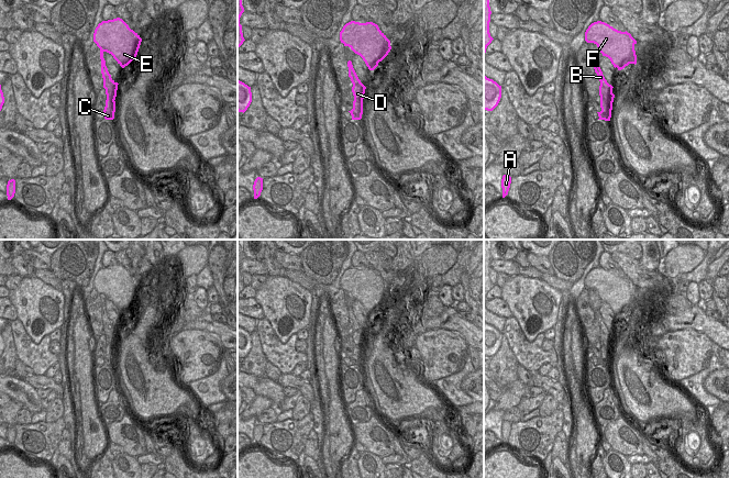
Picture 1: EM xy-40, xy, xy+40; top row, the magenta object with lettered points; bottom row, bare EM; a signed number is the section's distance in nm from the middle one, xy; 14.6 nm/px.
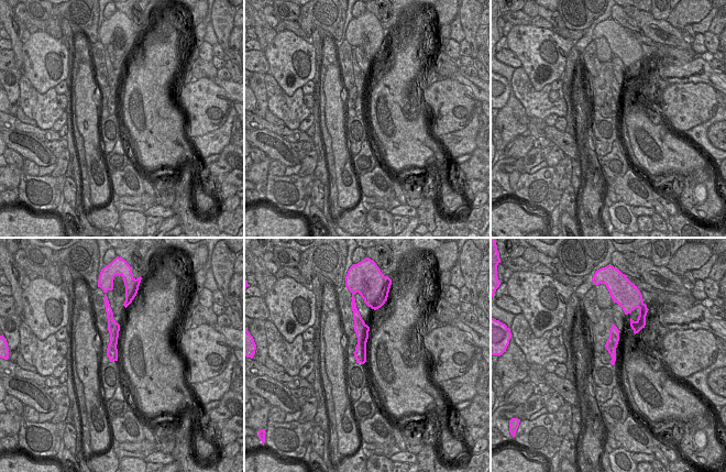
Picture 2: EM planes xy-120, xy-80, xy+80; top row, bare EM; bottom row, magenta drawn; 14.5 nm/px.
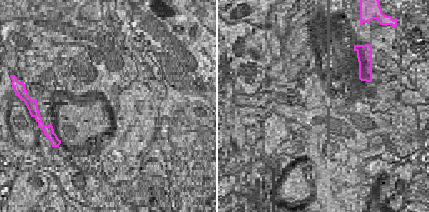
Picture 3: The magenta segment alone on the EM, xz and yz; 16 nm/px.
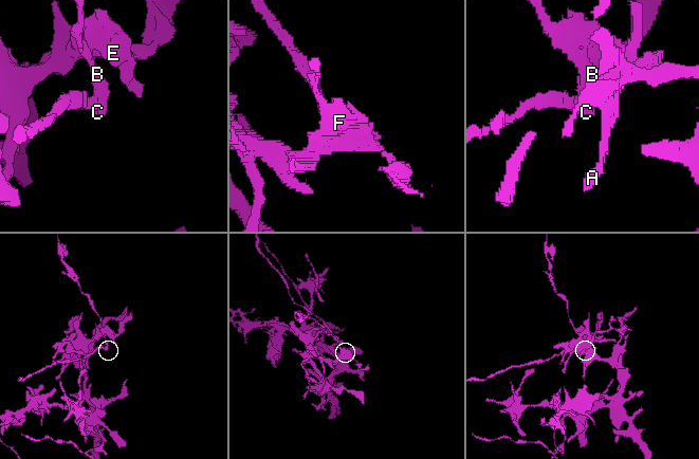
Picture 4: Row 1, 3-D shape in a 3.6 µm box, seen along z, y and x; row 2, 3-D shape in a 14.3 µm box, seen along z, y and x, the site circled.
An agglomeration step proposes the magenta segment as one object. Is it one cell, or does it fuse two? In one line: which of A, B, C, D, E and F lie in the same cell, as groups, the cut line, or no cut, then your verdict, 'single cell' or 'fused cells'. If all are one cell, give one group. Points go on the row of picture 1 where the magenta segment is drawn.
groups A B D E F / C; cut xy+40 (605, 99), (605, 117), (603, 119); fused cells

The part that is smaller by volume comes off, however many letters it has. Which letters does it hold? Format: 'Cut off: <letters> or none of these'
Cut off: C

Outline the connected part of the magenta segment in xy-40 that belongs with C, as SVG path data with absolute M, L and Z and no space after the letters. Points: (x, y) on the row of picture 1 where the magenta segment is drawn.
M107 98L106 100L106 107L103 110L104 119L106 120L113 120L114 119L114 112L115 112L115 101Z

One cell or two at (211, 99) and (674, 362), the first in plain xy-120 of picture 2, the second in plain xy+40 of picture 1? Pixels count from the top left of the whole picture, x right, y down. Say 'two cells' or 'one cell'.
one cell

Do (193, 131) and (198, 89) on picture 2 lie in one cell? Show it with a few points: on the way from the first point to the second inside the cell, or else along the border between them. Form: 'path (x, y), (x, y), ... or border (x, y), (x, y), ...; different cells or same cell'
path (198, 121), (198, 99); same cell

